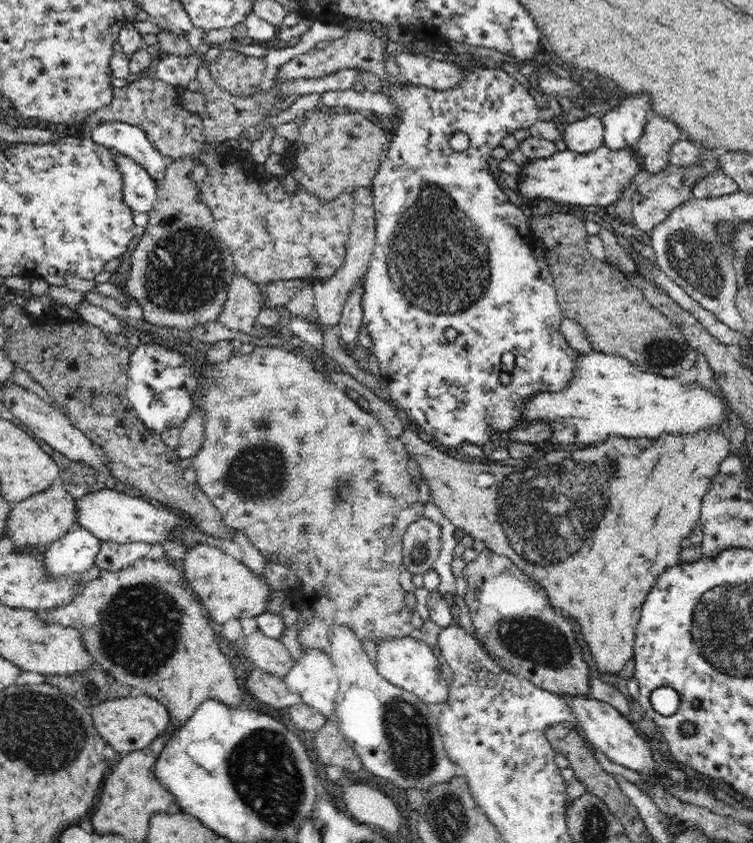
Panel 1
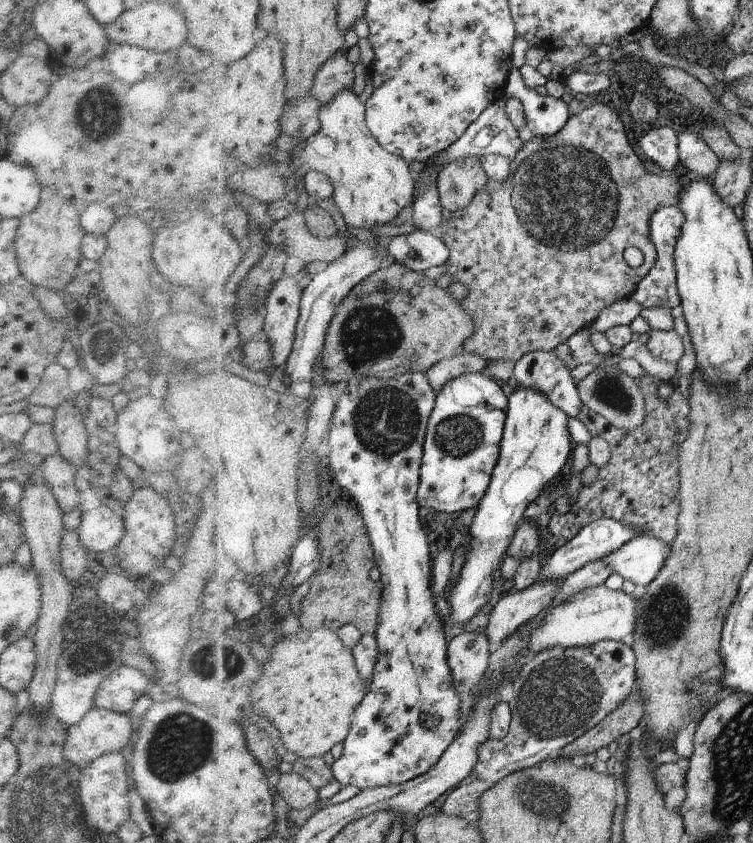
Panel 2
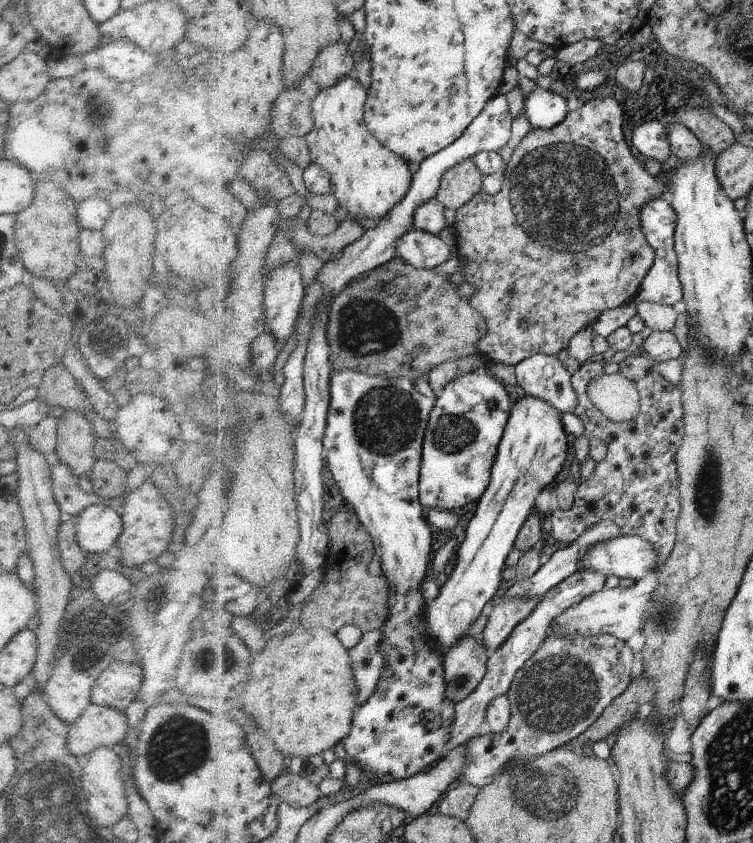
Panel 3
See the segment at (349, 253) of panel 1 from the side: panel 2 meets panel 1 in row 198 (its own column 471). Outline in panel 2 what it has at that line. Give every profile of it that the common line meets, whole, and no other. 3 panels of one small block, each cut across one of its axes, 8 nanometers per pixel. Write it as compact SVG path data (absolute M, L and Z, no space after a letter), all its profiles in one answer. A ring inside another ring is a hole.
M465 353L437 363L429 370L432 387L440 394L452 380L456 380L463 373L483 373L487 371L488 362L476 354Z

